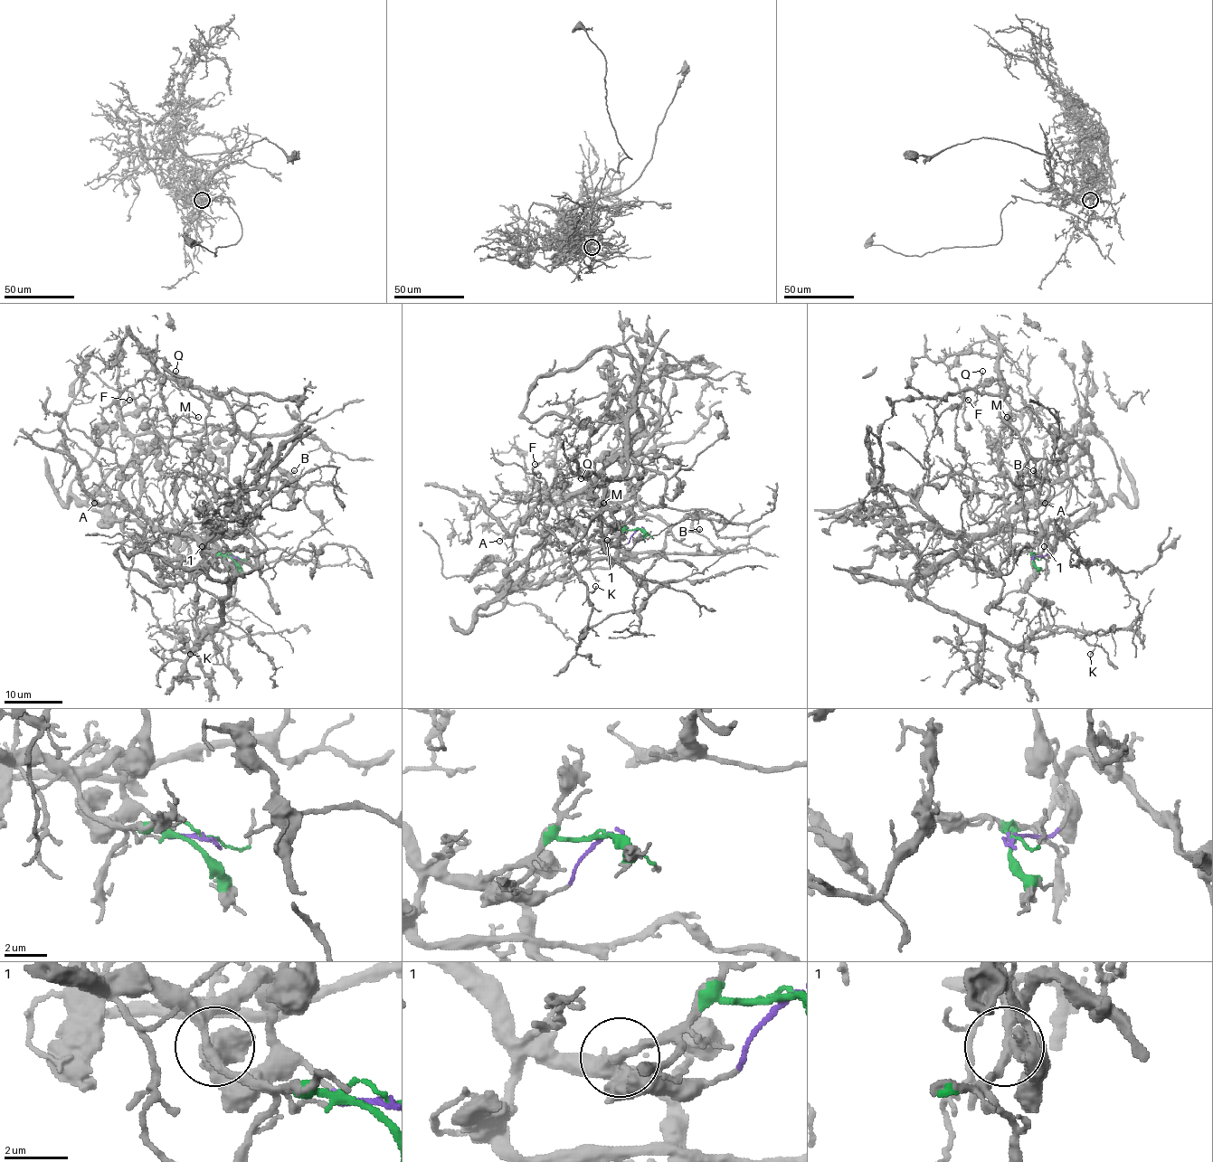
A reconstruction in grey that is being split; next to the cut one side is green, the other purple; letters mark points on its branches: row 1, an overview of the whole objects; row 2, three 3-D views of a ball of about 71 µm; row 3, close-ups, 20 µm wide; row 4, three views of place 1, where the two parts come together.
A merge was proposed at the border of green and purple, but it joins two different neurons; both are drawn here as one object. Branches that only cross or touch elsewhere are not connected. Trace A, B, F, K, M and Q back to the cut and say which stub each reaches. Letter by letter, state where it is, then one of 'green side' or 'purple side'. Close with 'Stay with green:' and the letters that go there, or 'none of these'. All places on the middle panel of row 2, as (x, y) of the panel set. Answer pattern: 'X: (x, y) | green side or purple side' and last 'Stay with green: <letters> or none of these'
A: (499, 541) | green side
B: (699, 529) | purple side
F: (535, 464) | purple side
K: (595, 586) | green side
M: (603, 503) | purple side
Q: (581, 478) | purple side
Stay with green: A, K

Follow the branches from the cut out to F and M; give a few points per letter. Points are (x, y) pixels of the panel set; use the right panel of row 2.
F: (1032, 556), (1048, 544), (1022, 443), (1000, 414), (1004, 388), (994, 358), (975, 353), (944, 362), (968, 400)
M: (1032, 556), (1043, 556), (1048, 544), (1022, 443), (1000, 414), (1004, 388), (997, 377), (1008, 417)

